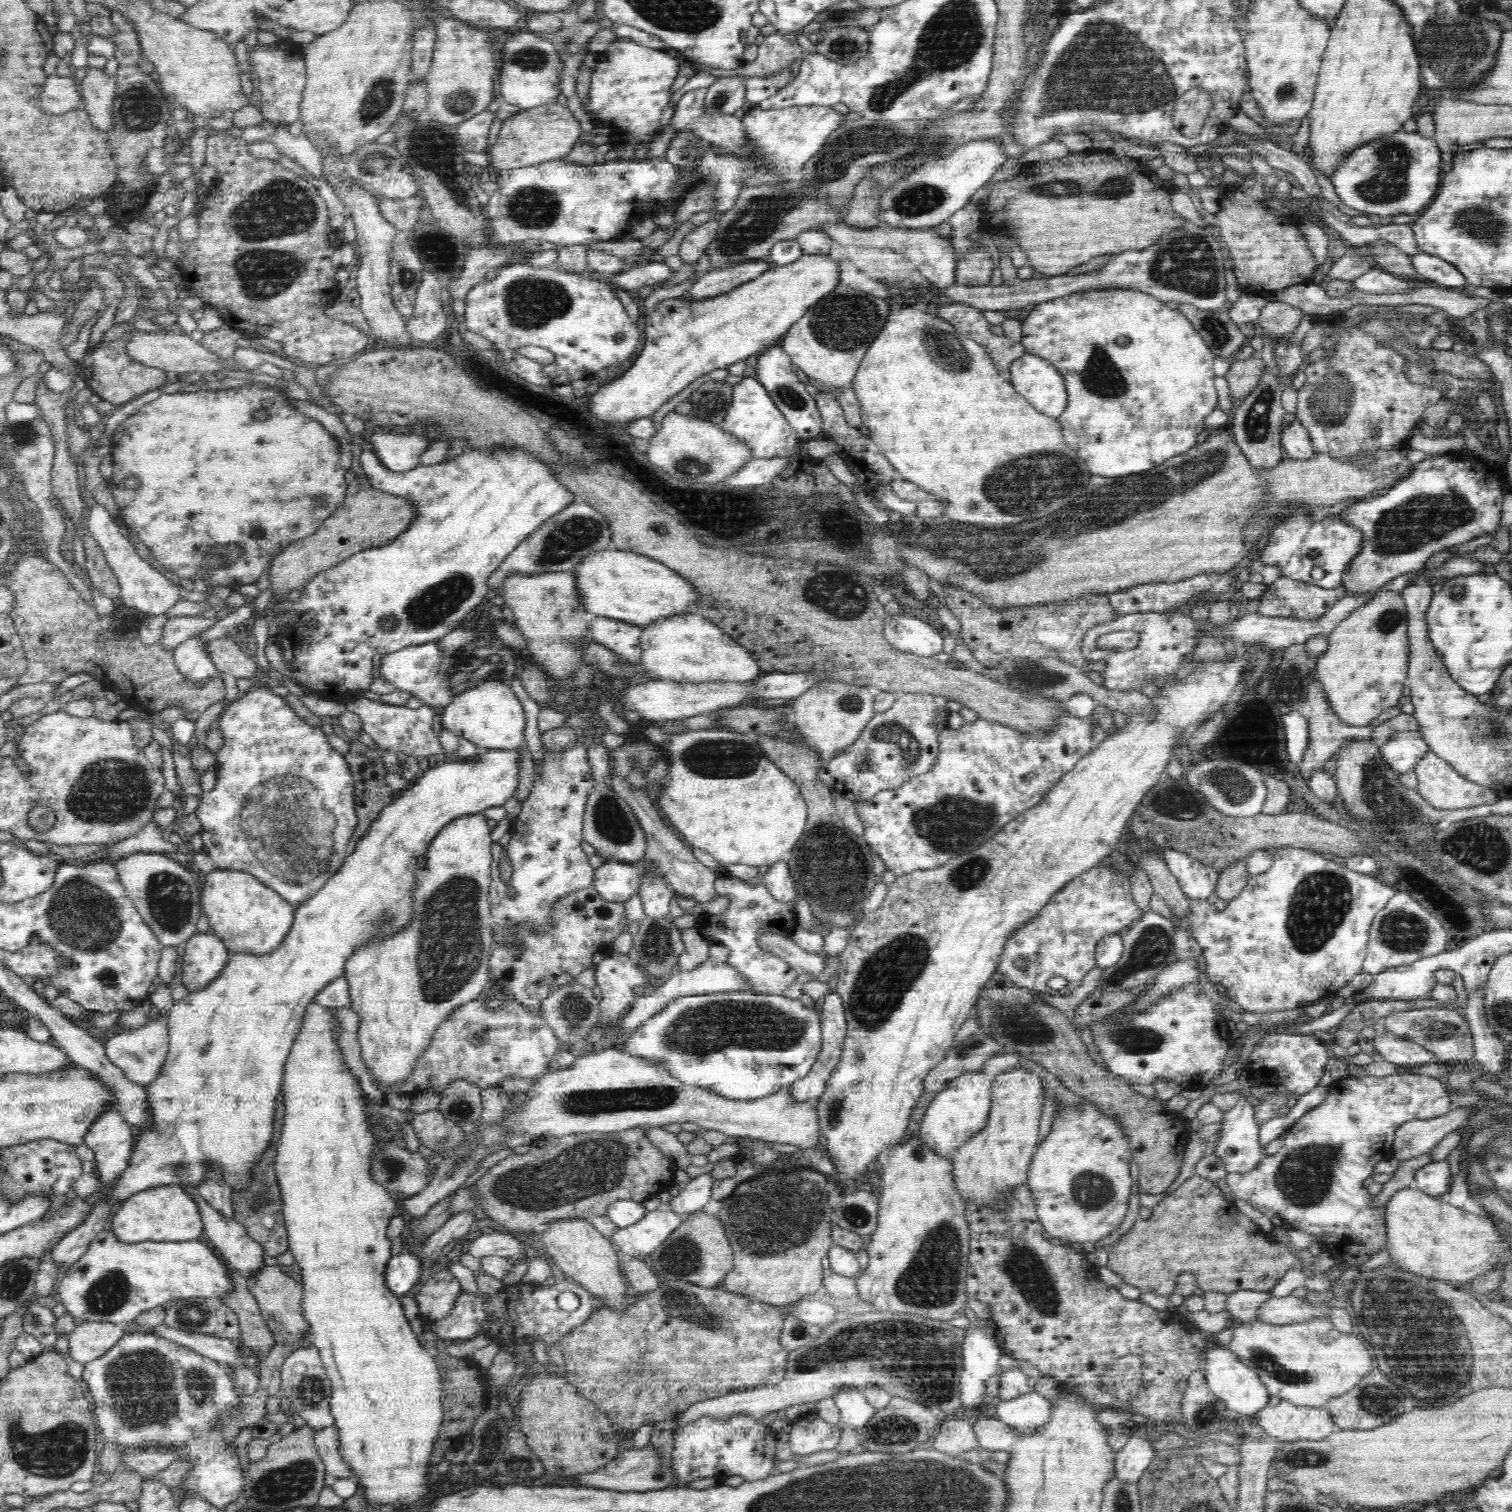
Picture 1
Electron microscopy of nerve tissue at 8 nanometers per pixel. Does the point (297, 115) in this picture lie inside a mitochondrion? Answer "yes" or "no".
no

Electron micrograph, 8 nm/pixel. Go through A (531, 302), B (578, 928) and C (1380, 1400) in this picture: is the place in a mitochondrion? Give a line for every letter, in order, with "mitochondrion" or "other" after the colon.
A: mitochondrion
B: other
C: mitochondrion

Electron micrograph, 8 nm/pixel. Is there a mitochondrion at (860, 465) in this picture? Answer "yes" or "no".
no

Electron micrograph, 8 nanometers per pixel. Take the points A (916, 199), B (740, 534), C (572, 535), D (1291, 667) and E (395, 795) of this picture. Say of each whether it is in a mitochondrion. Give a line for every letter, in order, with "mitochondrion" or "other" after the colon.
A: mitochondrion
B: mitochondrion
C: mitochondrion
D: mitochondrion
E: other

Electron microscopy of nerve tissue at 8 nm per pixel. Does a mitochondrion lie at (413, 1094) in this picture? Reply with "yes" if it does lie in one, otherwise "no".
no

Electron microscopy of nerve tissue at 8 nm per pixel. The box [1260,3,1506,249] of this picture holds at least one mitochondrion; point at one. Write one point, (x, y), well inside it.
(1457, 53)

